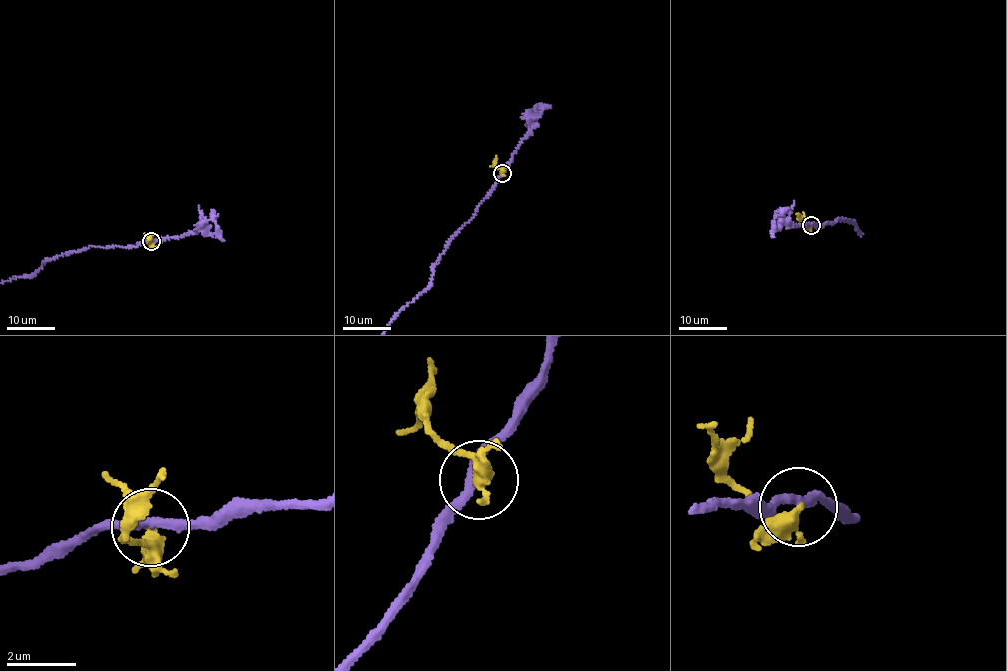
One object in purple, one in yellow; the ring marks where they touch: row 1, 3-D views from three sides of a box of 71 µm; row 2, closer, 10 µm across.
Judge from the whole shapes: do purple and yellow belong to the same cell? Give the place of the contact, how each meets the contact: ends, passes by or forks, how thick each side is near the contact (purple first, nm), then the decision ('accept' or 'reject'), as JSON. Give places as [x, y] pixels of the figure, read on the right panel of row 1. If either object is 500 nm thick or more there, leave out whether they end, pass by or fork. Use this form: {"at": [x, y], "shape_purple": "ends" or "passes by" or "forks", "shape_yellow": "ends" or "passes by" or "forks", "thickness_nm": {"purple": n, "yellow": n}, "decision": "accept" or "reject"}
{"at": [811, 225], "shape_purple": "passes by", "shape_yellow": "forks", "thickness_nm": {"purple": 240, "yellow": 280}, "decision": "reject"}

